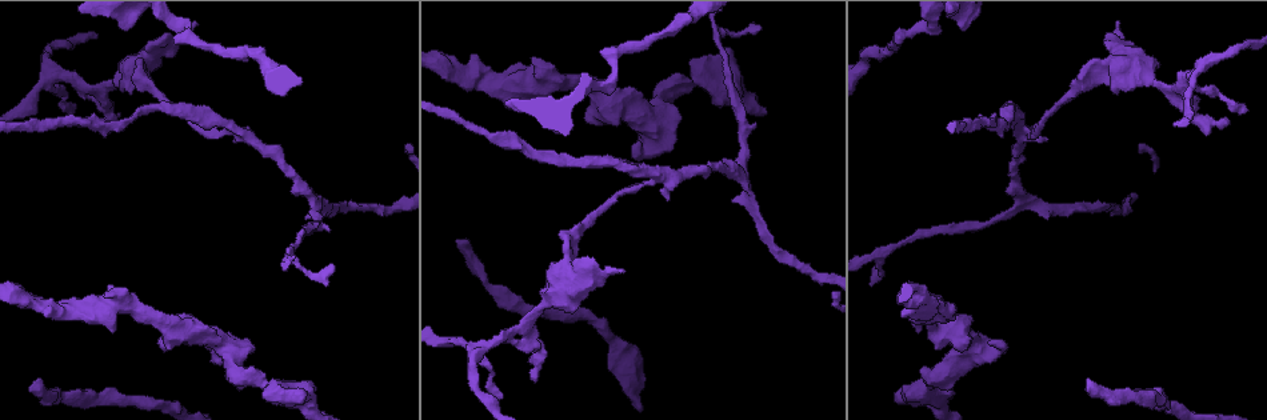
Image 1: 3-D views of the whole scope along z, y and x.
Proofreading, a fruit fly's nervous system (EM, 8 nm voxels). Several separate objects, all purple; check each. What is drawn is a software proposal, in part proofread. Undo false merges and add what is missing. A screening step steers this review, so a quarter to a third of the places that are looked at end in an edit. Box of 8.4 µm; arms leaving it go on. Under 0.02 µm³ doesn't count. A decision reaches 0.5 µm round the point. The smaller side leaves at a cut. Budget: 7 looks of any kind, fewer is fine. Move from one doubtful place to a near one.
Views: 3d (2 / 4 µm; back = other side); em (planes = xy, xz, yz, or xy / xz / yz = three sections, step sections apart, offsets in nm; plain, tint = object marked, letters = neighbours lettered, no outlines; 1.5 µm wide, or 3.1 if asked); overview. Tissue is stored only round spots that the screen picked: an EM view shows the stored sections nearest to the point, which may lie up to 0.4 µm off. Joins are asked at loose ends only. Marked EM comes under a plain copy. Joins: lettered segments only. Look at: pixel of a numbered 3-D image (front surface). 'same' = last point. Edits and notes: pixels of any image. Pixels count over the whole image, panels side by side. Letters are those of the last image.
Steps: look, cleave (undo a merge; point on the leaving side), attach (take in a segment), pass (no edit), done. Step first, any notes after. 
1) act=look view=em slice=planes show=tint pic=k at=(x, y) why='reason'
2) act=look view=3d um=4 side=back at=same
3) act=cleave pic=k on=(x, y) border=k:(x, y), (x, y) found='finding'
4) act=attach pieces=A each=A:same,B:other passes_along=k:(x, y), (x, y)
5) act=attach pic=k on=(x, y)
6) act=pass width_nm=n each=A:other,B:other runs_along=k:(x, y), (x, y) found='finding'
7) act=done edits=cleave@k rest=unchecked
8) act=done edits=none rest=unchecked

act=look view=em slice=xz step=8 show=tint pic=1 at=(606, 86) why='sharp bend'

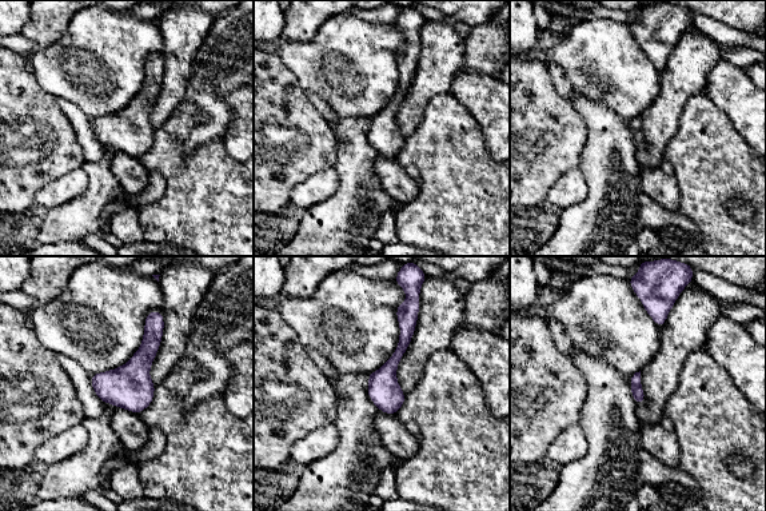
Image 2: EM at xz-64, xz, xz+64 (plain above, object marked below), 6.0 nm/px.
act=look view=em slice=xz step=8 show=letters at=same why='what lies round it'

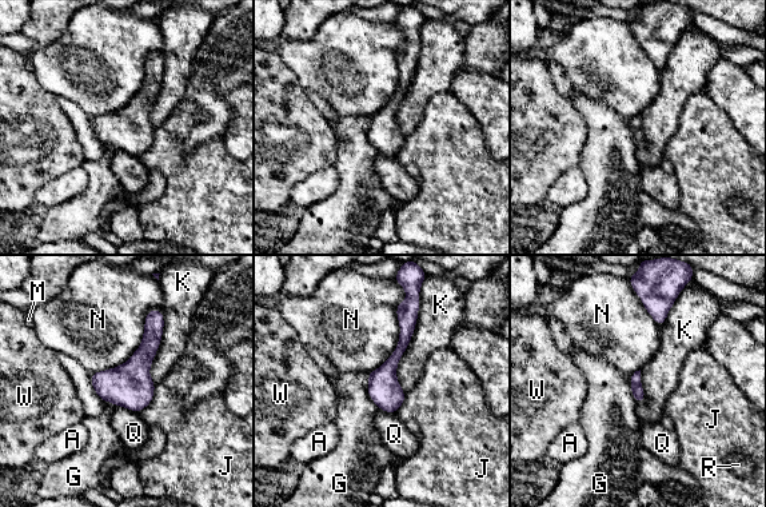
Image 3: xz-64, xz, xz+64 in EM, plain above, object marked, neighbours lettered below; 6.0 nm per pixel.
act=pass each=A:other,G:other,J:other,K:other,M:other,N:other,Q:other,R:other,W:other runs_along=3:(402, 307), (389, 408) found='one neuron here'

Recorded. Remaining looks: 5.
act=look view=em slice=xz step=8 show=letters pic=1 at=(226, 131) why='three arms meet'

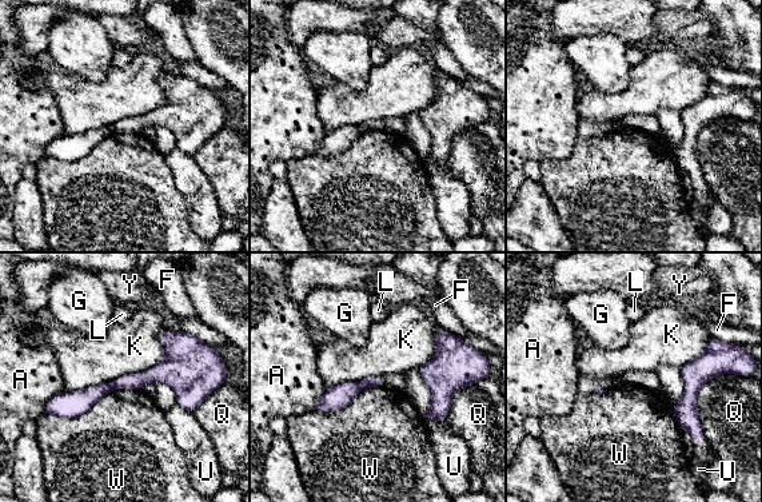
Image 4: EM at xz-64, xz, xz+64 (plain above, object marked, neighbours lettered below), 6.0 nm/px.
act=cleave pic=4 on=(136, 381) each=A:other,F:other,G:other,K:other,L:other,Q:other,U:other,W:other,Y:other border=4:(110, 382), (115, 387) found='a second neuron is stuck on'

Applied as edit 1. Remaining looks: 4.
act=look view=overview

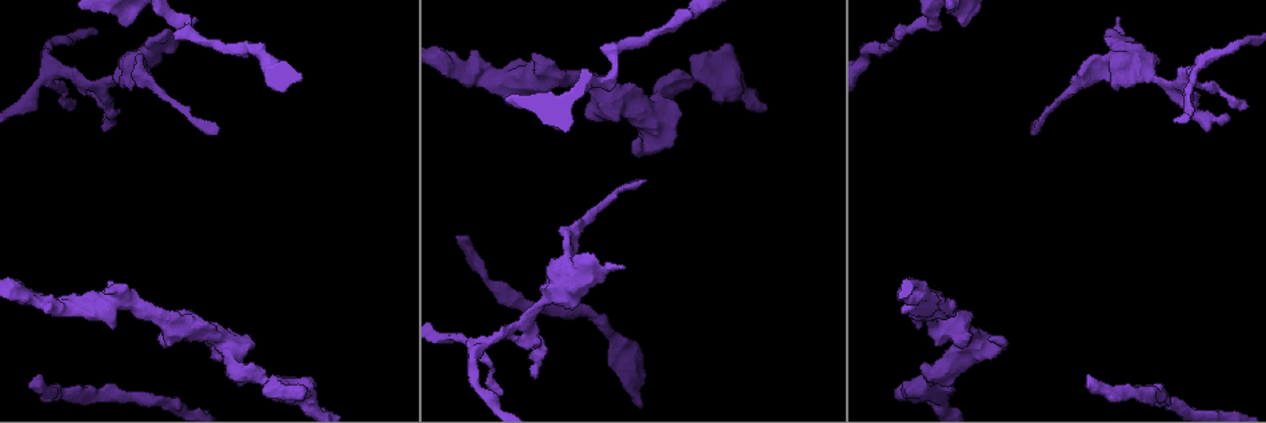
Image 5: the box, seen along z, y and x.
act=look view=3d um=2 pic=5 at=(500, 392) why='branch stops here'

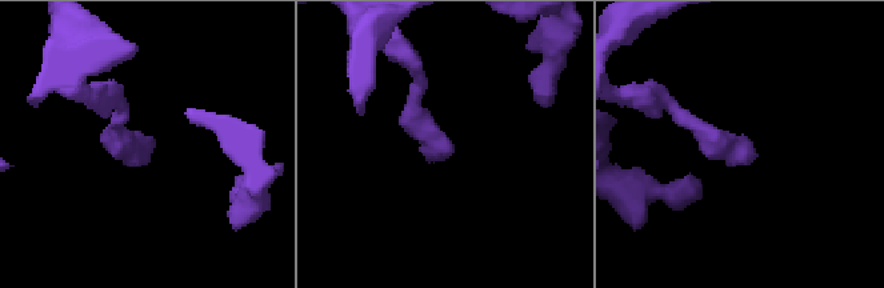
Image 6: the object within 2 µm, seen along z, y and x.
act=look view=em slice=planes show=letters pic=6 at=(742, 137)

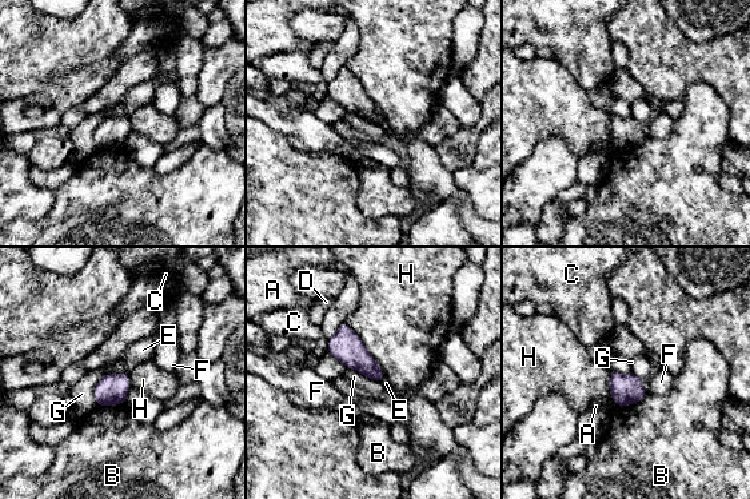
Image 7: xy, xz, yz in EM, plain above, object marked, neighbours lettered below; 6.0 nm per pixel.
act=pass each=A:other,B:other,C:other,D:other,E:other,F:other,G:other,H:other border=7:(107, 372), (94, 390), (96, 404) found='none of them fits'

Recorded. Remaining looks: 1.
act=done edits=cleave@4 rest=unchecked

